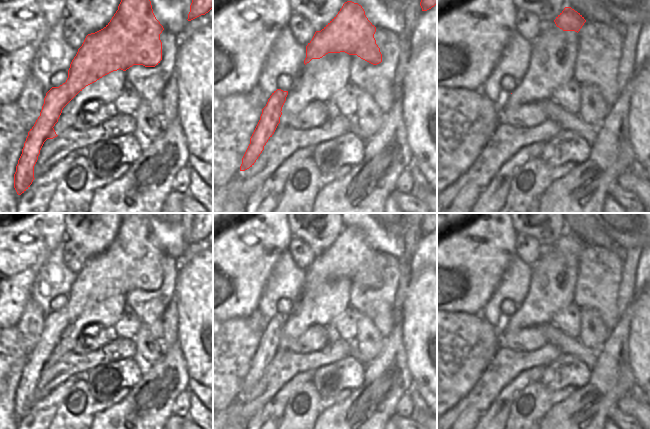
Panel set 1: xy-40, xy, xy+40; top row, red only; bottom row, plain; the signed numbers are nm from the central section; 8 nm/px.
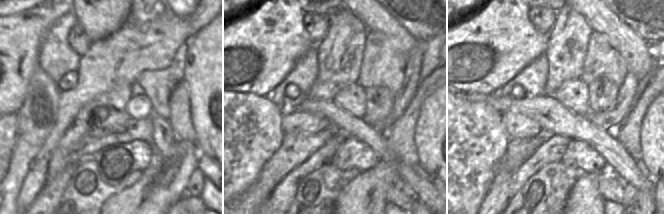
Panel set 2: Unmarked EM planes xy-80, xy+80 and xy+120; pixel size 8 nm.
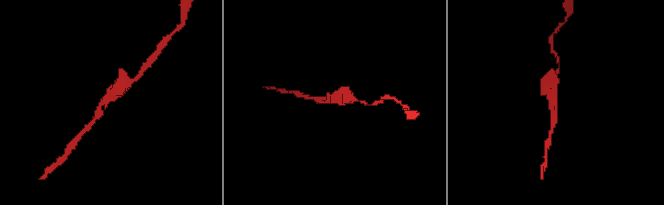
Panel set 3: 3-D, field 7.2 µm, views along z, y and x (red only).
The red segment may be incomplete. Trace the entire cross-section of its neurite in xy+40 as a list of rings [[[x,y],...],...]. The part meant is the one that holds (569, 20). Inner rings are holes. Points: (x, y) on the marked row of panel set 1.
[[[565,7],[564,10],[556,17],[554,22],[556,26],[563,31],[575,31],[578,33],[586,20],[580,13],[571,7]]]

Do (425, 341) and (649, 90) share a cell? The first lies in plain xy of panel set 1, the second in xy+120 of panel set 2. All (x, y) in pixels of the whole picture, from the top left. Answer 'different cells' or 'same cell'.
different cells

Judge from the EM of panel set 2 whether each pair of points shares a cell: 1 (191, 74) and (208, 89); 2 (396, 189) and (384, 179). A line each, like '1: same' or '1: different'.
1: same
2: different

